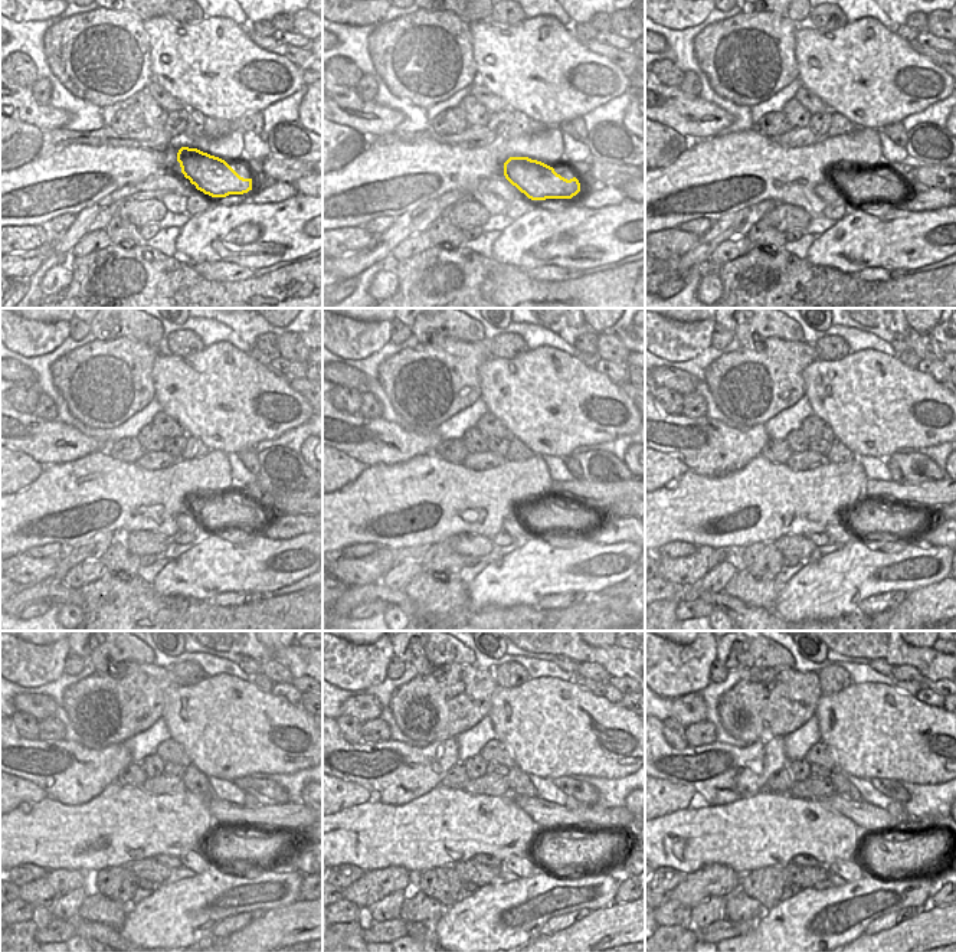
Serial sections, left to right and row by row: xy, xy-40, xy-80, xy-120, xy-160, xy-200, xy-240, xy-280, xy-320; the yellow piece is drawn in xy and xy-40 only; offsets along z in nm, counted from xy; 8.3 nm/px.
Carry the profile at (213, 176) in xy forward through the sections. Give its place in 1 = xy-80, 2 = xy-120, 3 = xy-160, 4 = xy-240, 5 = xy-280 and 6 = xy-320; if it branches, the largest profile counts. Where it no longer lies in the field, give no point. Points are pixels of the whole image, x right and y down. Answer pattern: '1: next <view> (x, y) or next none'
1: next xy-80 (858, 185)
2: next xy-120 (213, 512)
3: next xy-160 (539, 514)
4: next xy-240 (225, 843)
5: next xy-280 (553, 850)
6: next xy-320 (887, 857)

